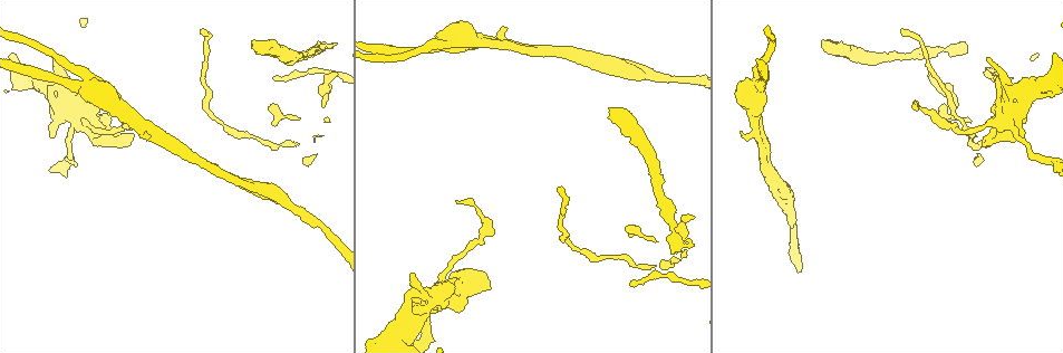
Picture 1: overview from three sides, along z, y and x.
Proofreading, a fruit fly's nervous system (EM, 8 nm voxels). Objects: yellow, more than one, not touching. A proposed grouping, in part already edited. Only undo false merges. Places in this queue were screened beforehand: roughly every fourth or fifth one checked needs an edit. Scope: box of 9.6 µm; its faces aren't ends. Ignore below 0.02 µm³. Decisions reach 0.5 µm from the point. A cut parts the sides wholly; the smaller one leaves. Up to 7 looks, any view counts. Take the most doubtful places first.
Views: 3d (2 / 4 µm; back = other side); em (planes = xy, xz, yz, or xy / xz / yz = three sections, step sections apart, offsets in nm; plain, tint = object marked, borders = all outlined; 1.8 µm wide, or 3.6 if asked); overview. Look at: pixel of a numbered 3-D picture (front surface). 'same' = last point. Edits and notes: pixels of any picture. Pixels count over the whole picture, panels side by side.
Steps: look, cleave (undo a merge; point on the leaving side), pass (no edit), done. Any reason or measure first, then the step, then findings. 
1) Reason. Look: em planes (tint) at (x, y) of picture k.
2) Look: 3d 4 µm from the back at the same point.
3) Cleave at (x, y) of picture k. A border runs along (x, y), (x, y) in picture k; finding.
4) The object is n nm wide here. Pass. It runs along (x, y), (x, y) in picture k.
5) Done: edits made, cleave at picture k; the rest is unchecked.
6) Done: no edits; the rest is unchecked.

A narrow waist. Look: em planes (tint) at (672, 229) of picture 1.

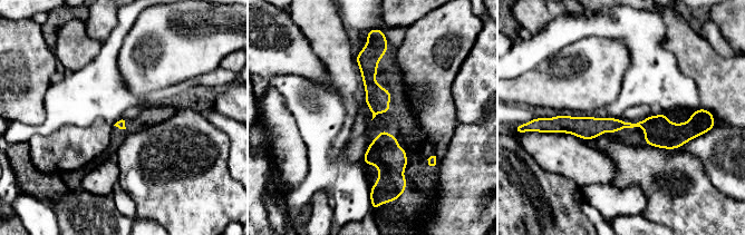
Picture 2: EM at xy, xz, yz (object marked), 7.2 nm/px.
The object is 60 nm wide here. Pass. It runs along (555, 119), (658, 129), (689, 125) in picture 2; one cell here.

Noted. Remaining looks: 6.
Arms part here. Look: 3d 2 µm at (1048, 87) of picture 1.

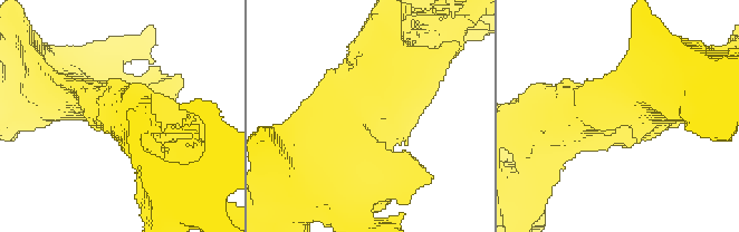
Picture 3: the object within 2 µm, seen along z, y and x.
3 arms meet here; the arms are 220, 280, 400 nm wide. Look: em planes (tint) at (106, 110) of picture 3.

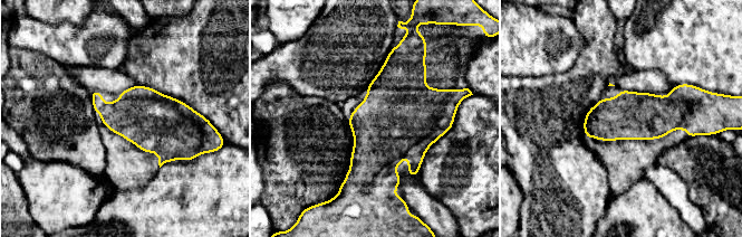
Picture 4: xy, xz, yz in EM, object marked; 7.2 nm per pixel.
The object is 360 nm wide here. Pass. One cell here.

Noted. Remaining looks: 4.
Thick turns thin. Look: 3d 2 µm at (88, 125) of picture 1.

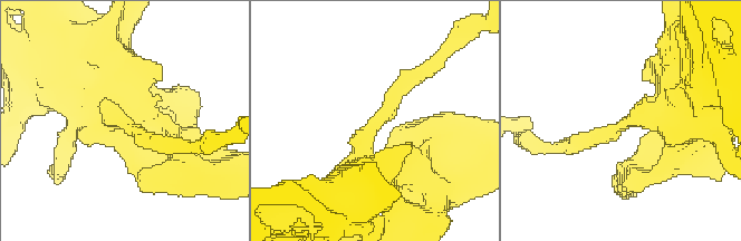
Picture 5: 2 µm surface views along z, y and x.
3 arms meet here. Look: em planes (tint) at (630, 117) of picture 5.

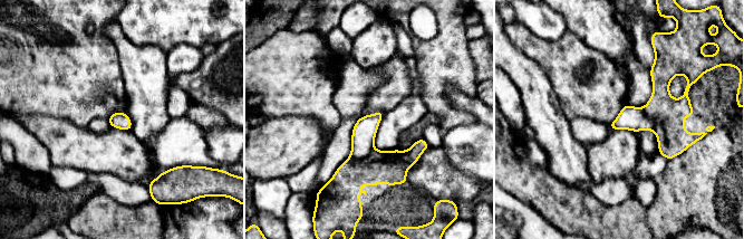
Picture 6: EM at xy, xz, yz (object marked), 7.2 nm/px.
The object is 120 nm wide here. Cleave at (364, 132) of picture 6. A border runs along (373, 147), (363, 158), (347, 160) in picture 6; a second cell is stuck on.

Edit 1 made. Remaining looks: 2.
Done: edits made, cleave at picture 6; the rest is unchecked.

